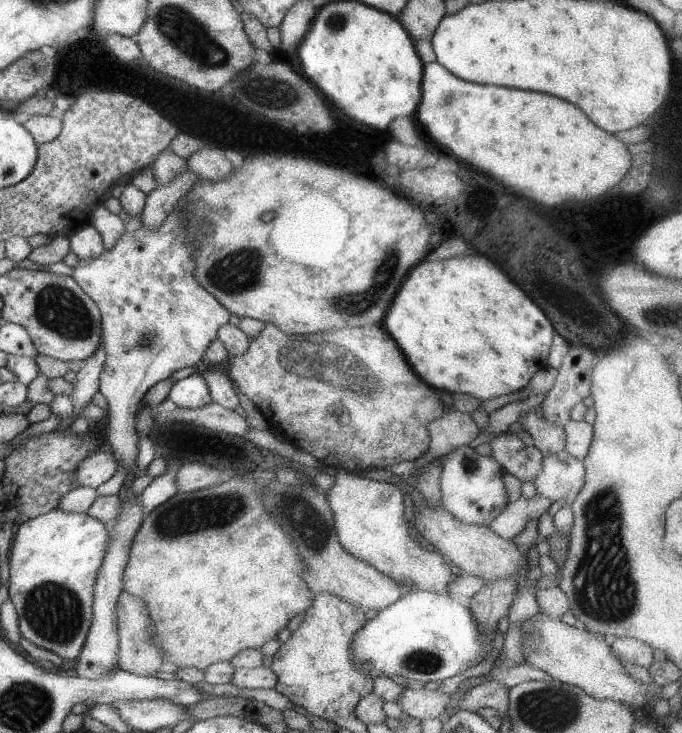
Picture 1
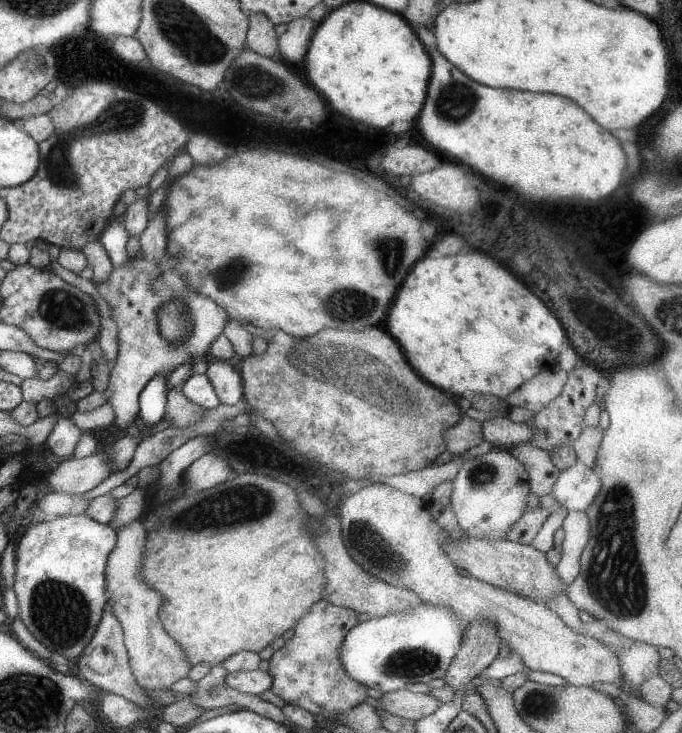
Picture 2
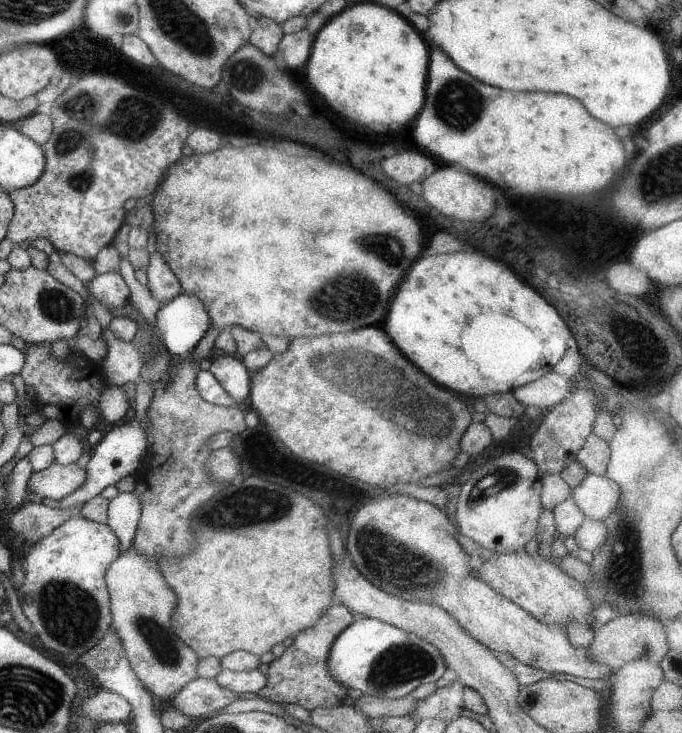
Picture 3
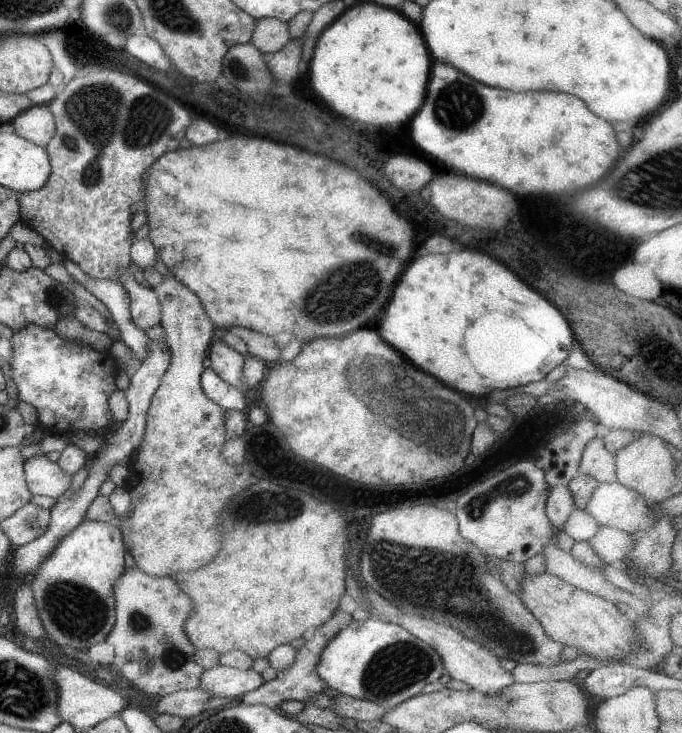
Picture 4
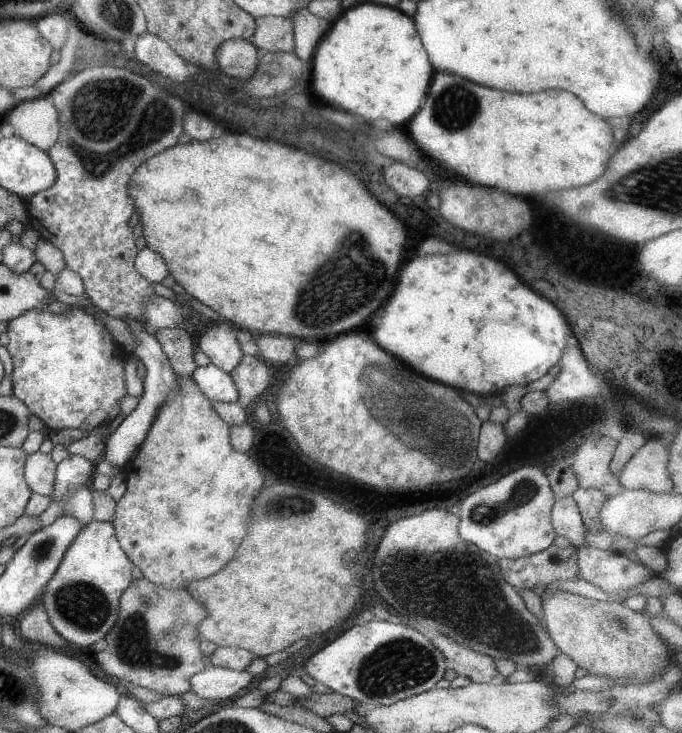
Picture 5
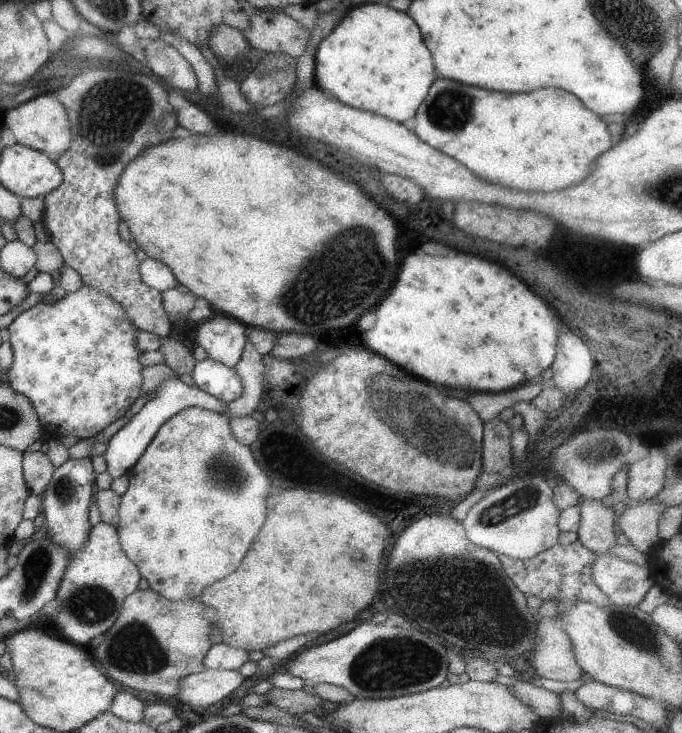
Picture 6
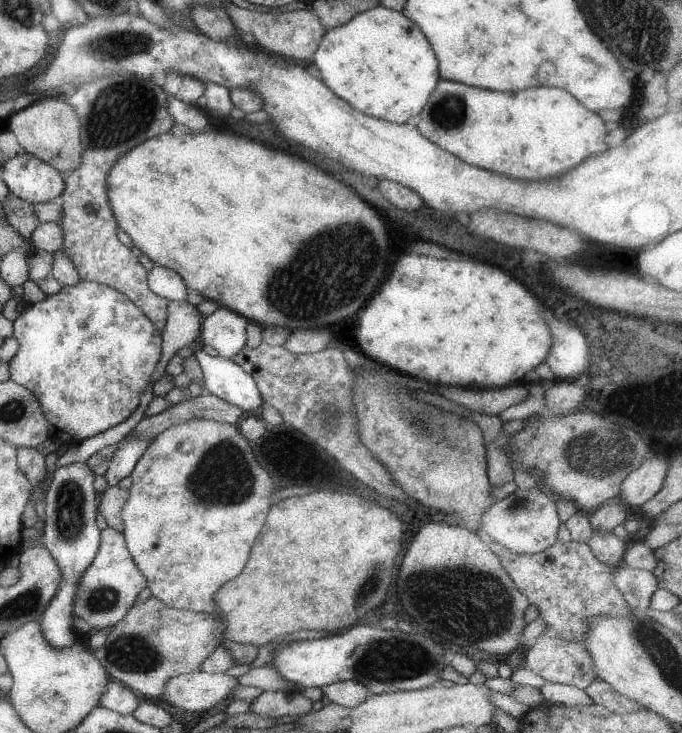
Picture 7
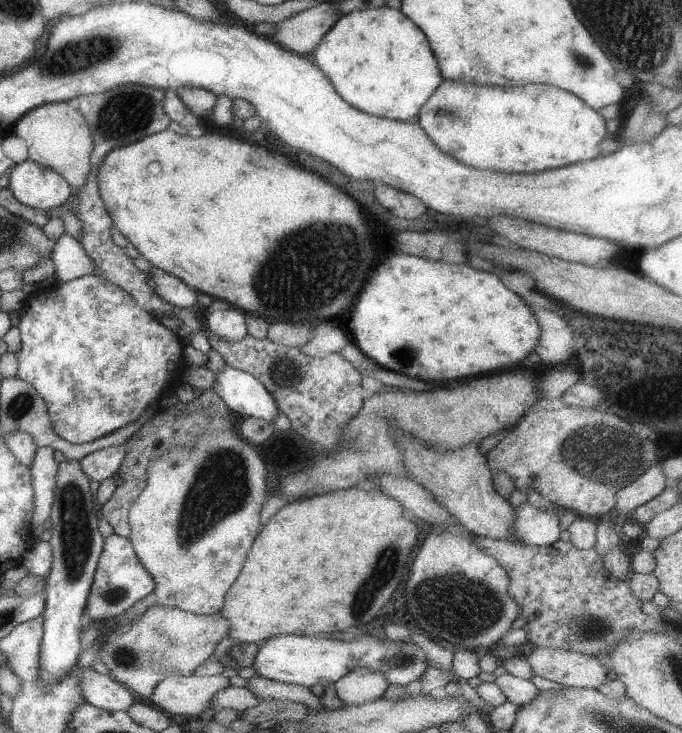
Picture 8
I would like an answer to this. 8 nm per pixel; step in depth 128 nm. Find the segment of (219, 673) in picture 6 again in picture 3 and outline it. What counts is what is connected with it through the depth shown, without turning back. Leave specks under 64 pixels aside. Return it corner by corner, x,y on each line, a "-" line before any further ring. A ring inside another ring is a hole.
256,668
252,671
222,670
215,679
220,686
228,688
235,694
256,694
267,684
267,674
264,668

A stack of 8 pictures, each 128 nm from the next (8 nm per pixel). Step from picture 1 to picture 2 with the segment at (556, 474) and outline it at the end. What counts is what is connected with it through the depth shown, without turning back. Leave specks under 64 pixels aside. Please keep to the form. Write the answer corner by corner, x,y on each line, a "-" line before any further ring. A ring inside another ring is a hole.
577,461
570,468
559,470
550,495
568,511
584,512
594,502
600,488
600,476

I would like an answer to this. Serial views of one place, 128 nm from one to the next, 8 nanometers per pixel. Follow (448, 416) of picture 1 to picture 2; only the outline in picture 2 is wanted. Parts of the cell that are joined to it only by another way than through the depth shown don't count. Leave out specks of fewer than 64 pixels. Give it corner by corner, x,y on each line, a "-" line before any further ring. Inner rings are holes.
463,415
452,428
442,434
446,451
454,455
462,455
470,448
483,442
482,423

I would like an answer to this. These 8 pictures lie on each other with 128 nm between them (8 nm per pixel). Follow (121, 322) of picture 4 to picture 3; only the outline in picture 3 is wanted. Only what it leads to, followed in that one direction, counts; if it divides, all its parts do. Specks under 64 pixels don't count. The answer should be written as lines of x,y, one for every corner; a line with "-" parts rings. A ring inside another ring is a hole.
118,272
101,273
92,278
86,287
108,309
122,308
130,303
130,290

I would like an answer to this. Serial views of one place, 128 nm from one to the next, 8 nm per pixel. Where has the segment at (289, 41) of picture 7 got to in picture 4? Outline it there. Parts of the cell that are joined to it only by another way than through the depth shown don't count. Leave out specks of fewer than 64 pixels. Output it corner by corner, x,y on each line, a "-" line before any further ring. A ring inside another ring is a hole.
276,18
256,20
255,30
250,40
265,56
278,52
291,40
286,23

